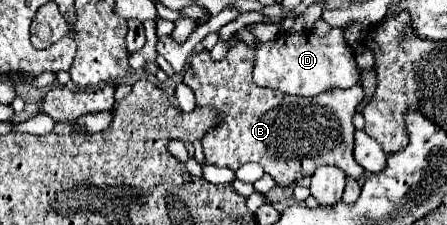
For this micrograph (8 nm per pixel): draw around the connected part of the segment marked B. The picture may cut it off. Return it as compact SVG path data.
M239 41L229 49L225 59L213 61L211 53L203 49L197 55L193 55L189 67L185 69L183 81L193 89L197 107L209 107L219 113L219 123L211 127L201 139L207 163L213 163L217 167L229 167L235 171L243 163L255 161L255 163L261 163L265 167L265 173L269 173L277 181L277 185L283 185L283 187L293 183L299 177L313 175L319 163L335 165L343 169L347 177L359 179L363 173L363 167L353 157L355 127L351 119L353 119L353 113L357 111L357 105L363 99L361 85L353 85L351 89L329 89L327 93L321 93L317 97L297 97L297 95L287 95L275 89L265 89L255 85L253 65L255 65L255 45L247 45L245 41Z

